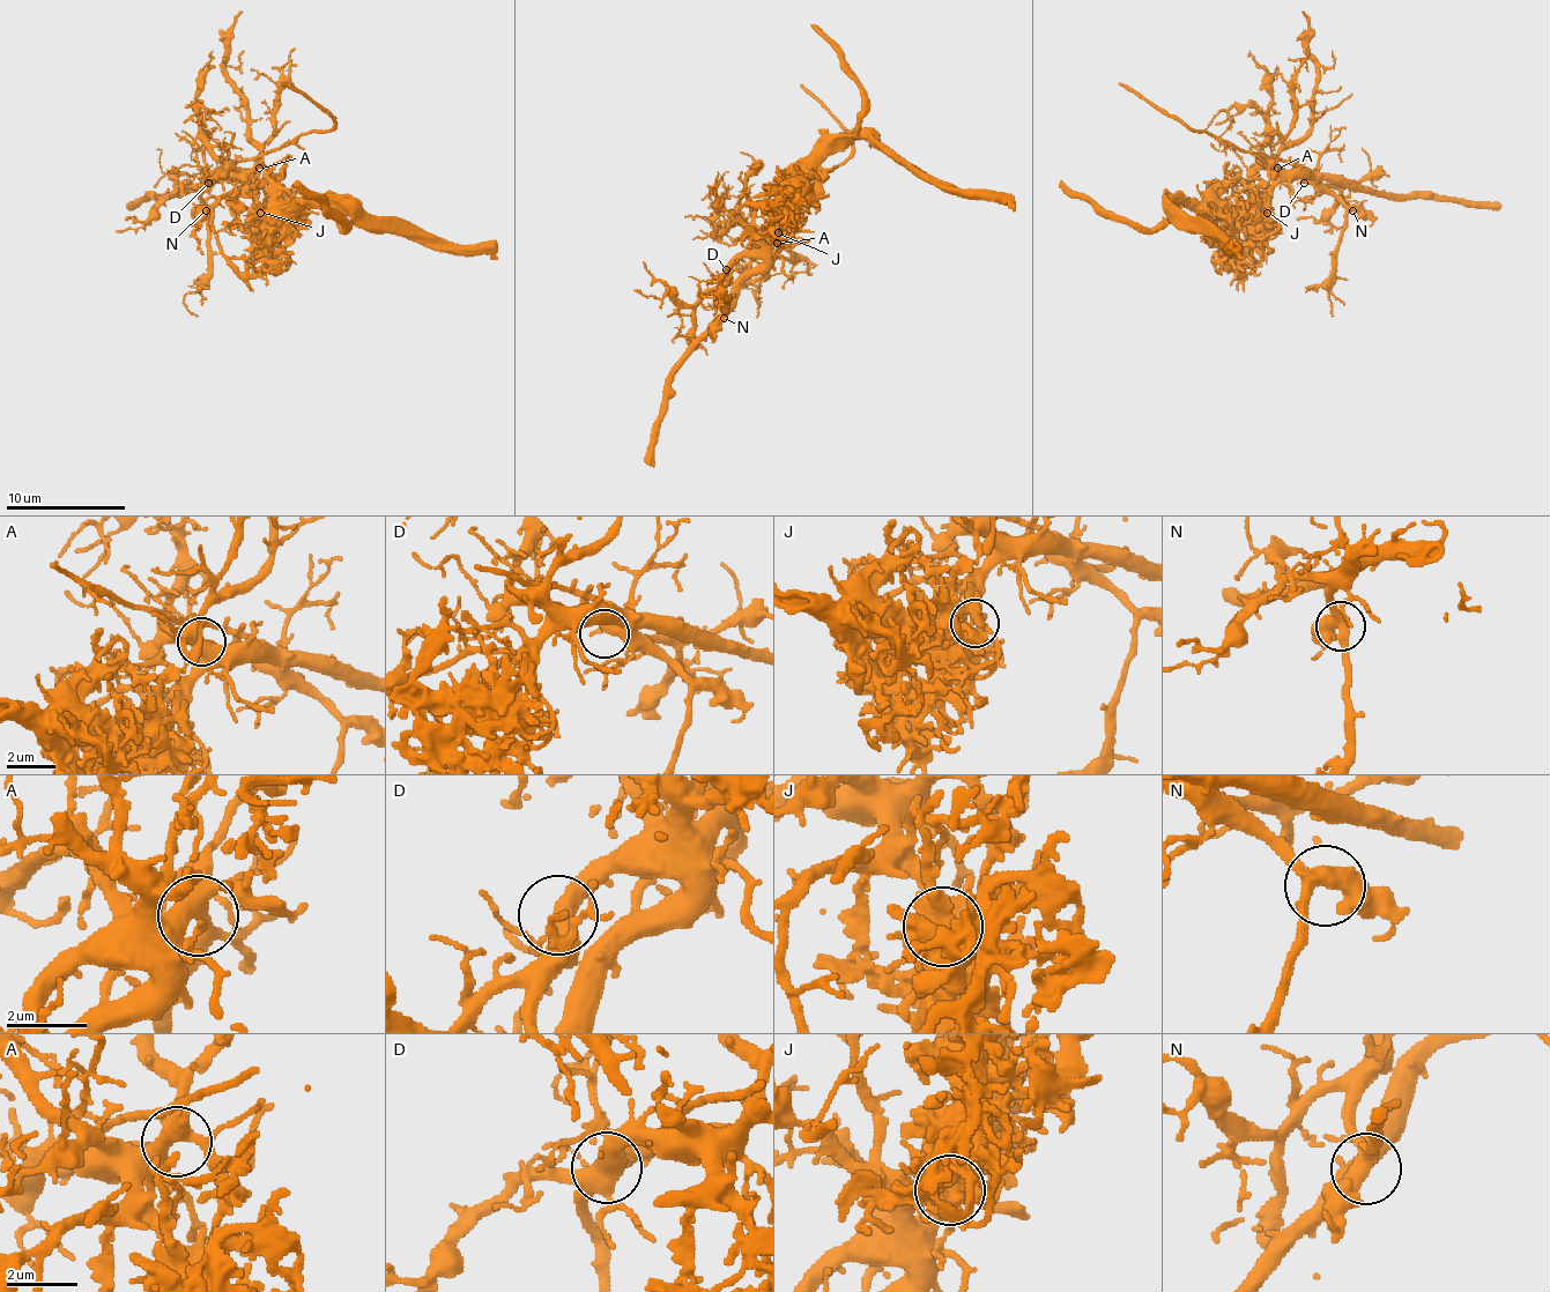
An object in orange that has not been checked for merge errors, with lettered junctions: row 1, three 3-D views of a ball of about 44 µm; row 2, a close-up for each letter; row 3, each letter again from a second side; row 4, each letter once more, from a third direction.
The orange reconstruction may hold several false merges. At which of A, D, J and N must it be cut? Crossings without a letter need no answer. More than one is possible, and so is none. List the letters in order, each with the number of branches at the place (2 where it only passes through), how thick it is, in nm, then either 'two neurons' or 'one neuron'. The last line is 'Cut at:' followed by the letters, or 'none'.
A: 4 | 440 nm | one neuron
D: 4 | 400 nm | one neuron
J: 5 | 400 nm | two neurons
N: 3 | 380 nm | one neuron
Cut at: J

